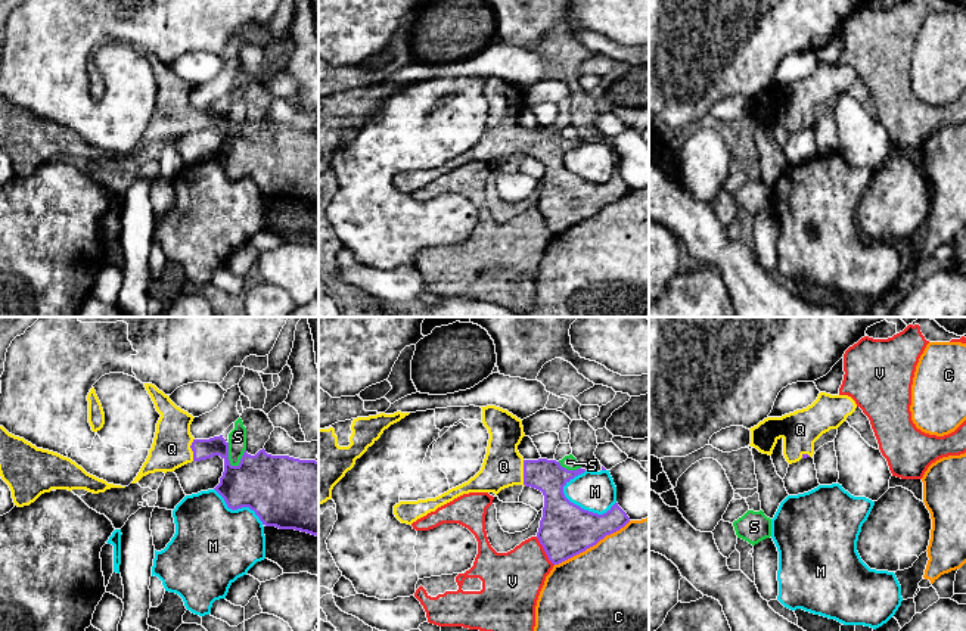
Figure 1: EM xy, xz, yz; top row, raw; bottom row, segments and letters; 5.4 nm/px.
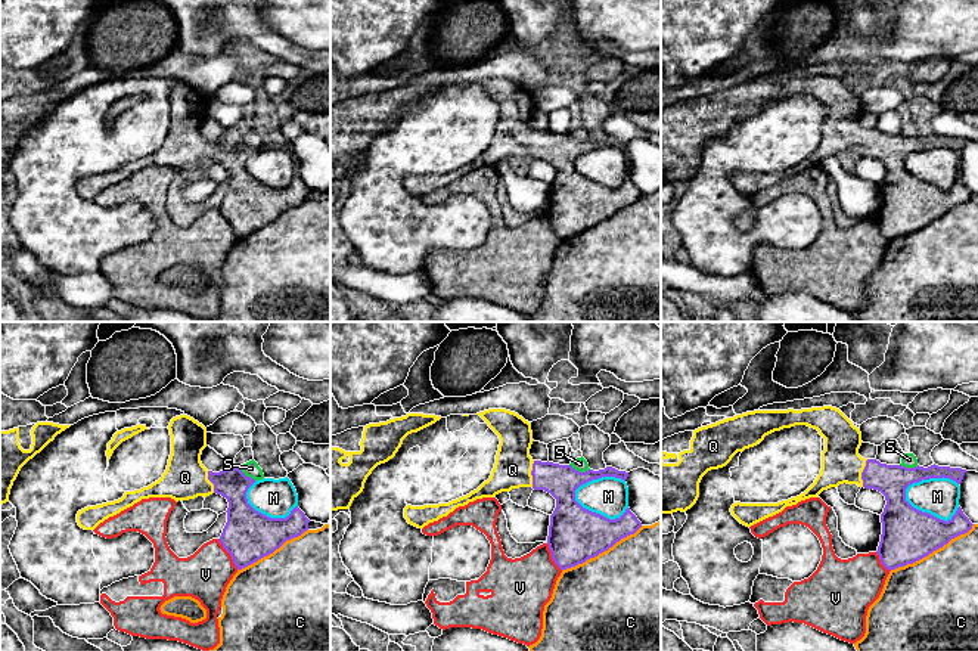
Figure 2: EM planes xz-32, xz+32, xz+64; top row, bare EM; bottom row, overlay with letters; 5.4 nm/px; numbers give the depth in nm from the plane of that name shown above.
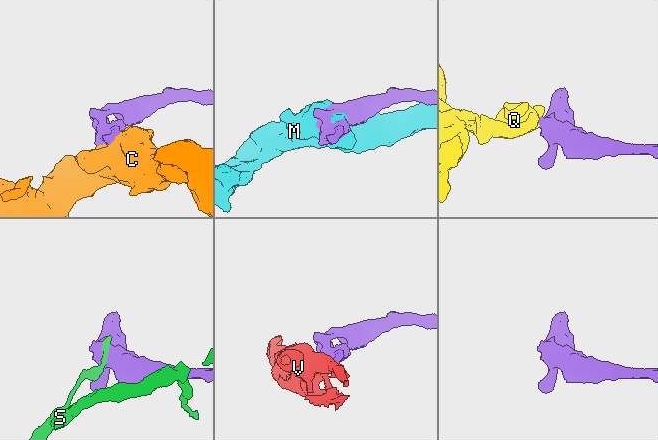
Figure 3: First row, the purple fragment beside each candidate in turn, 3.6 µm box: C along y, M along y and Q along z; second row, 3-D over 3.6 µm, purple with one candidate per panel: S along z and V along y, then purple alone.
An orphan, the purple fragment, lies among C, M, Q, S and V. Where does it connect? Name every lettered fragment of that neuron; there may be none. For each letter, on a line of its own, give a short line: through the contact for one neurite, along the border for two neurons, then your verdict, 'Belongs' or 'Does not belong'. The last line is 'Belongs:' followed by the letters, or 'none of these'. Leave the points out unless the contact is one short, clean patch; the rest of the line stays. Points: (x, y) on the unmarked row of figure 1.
C: Does not belong
M: Does not belong
Q: Line: xz (549, 146), (524, 143), (503, 136). Belongs
S: Line: xy (227, 112), (227, 129), (232, 134), (238, 136). Does not belong
V: Does not belong
Belongs: Q

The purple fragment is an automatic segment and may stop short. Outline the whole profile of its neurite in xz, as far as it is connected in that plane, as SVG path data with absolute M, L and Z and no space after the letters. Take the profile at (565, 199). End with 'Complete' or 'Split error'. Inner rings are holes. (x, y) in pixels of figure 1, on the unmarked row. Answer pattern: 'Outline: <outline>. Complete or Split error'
Outline: M487 75L481 78L482 93L490 103L487 124L481 140L468 152L451 158L435 168L400 171L394 175L394 184L401 193L411 195L417 189L426 186L431 181L435 181L438 177L453 171L454 168L463 164L494 162L497 165L501 159L513 155L531 156L541 161L544 165L543 187L540 190L537 208L543 215L549 230L553 234L559 234L596 215L606 205L619 201L630 192L630 187L618 175L618 172L615 172L603 184L584 180L580 175L571 172L563 164L563 156L575 146L584 143L585 139L580 137L577 140L568 140L562 137L559 131L547 128L525 130L518 121L518 115L525 106L522 90L509 83L507 80L503 80L496 75Z. Split error

